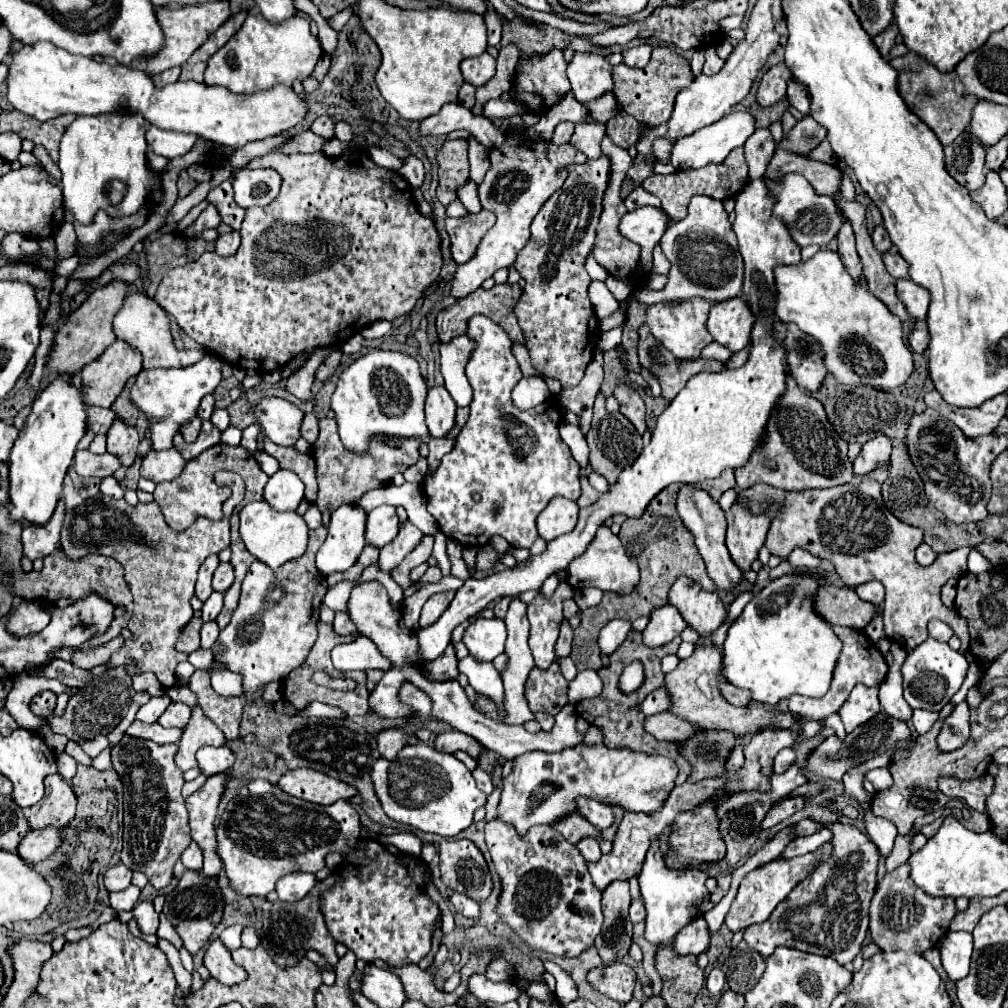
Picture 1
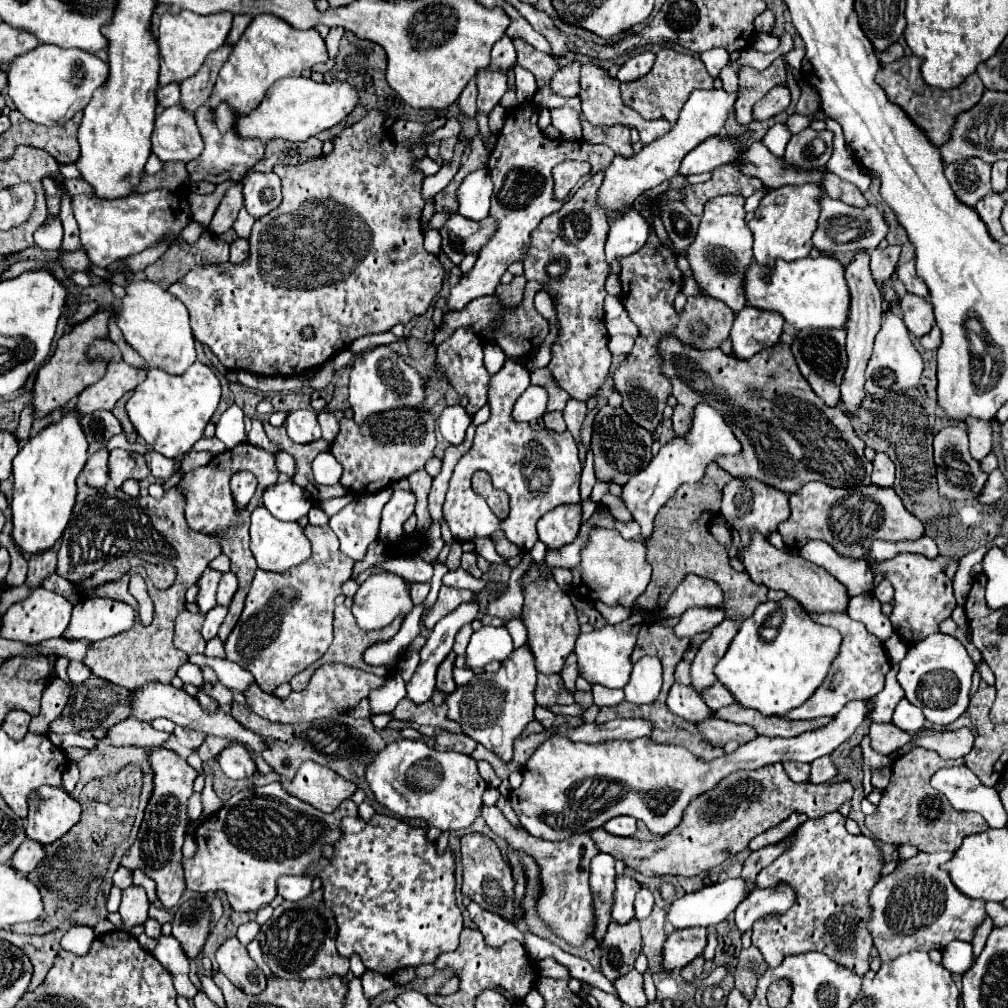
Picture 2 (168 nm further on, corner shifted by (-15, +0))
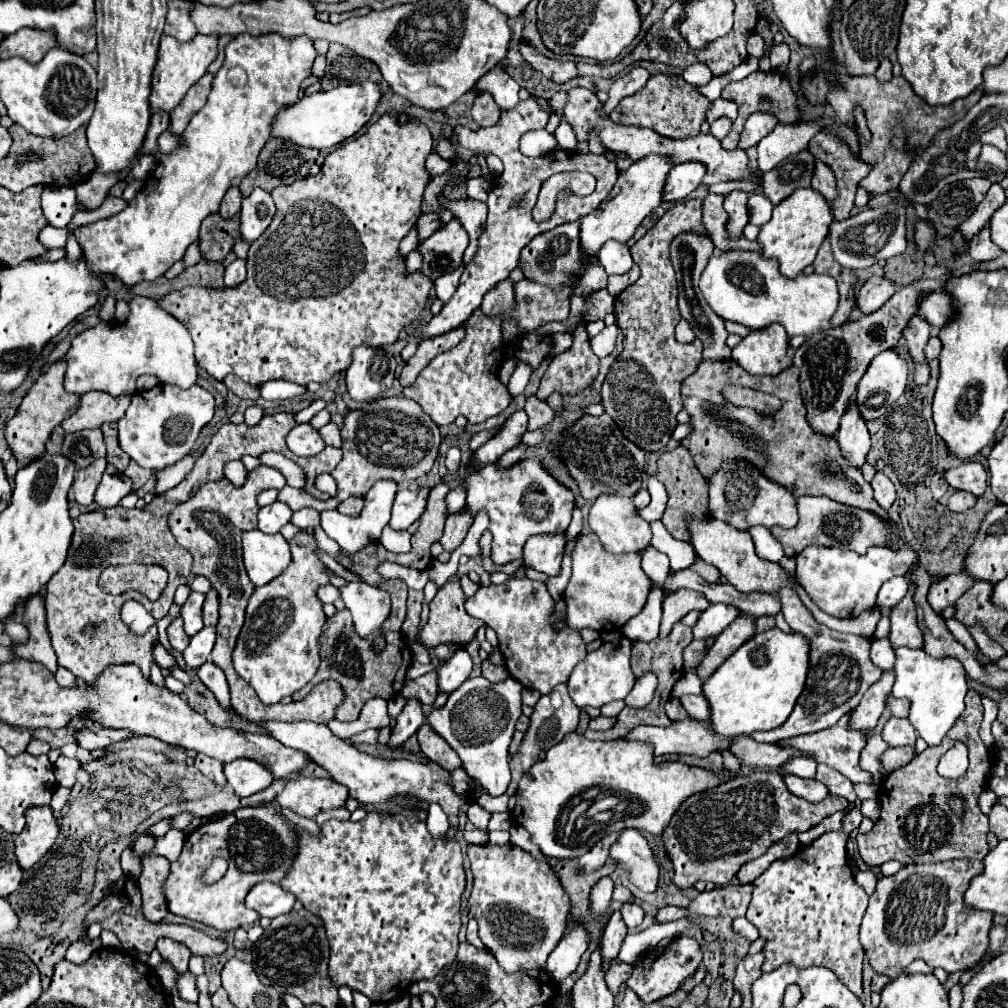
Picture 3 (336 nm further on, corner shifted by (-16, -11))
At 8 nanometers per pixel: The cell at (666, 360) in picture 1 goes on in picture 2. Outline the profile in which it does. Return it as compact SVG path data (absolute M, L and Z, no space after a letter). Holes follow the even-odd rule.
M665 336L659 344L659 354L663 358L663 374L671 380L673 396L677 398L673 414L675 436L685 436L691 430L697 404L709 404L723 412L743 448L741 454L715 460L731 476L753 476L787 494L813 480L837 488L871 484L871 462L863 456L865 442L855 434L839 406L829 408L811 392L789 344L779 342L775 348L741 360L723 354L719 348L699 352Z

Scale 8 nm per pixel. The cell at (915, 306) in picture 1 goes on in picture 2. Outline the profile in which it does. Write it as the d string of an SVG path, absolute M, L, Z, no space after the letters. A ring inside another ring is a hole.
M905 294L899 306L903 312L903 322L913 336L921 338L933 328L933 322L935 322L933 308L931 308L931 302L927 302L925 298L915 294Z

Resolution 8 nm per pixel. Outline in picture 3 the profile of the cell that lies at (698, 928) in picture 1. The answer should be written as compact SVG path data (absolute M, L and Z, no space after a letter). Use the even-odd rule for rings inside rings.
M682 935L682 937L676 937L666 949L662 951L648 951L642 955L642 965L644 969L634 969L632 977L626 981L626 985L638 993L638 997L644 1001L644 1003L652 1003L652 1001L658 1001L670 993L674 993L682 981L686 977L690 977L698 965L702 963L702 951L700 951L700 945L696 943L696 939L688 937L688 935Z

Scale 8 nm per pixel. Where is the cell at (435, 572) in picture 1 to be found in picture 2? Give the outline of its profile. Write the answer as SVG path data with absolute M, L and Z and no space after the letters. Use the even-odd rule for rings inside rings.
M455 540L451 546L449 546L449 556L447 556L447 566L449 566L449 570L455 570L455 568L459 568L459 560L461 560L461 540Z

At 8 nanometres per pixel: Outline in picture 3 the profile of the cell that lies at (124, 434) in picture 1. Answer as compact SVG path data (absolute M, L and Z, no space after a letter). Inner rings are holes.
M108 467L98 489L96 489L96 503L106 509L106 507L116 507L124 495L132 491L132 479L124 477L118 473L114 467Z

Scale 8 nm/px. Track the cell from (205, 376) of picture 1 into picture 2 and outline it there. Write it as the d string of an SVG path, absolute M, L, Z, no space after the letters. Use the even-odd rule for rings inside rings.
M195 362L189 366L189 370L181 376L171 376L163 370L149 370L147 378L133 390L133 396L127 400L127 416L133 424L133 428L137 430L137 434L159 454L163 454L165 458L175 458L179 454L185 454L193 448L193 444L203 436L203 430L209 422L209 418L213 416L213 412L217 410L221 398L221 386L219 386L219 378L215 376L215 372L201 364Z

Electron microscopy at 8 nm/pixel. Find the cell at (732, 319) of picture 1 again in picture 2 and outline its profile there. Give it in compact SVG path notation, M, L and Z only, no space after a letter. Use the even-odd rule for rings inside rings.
M745 306L735 316L731 328L733 354L739 358L751 358L761 350L775 346L783 332L783 322L785 320L779 312Z

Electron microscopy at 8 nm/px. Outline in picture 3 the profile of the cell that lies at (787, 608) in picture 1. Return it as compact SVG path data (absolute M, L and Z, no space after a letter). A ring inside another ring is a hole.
M778 627L748 639L716 673L702 685L712 707L712 729L720 737L750 735L750 731L770 731L780 727L792 713L804 679L808 677L810 643L800 633L784 633Z

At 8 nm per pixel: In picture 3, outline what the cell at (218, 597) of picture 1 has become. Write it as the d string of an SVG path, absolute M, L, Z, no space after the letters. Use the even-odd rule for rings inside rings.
M204 627L202 631L198 631L192 639L188 649L184 651L184 661L190 669L198 669L200 665L204 665L210 659L210 651L214 647L216 641L216 629L214 627Z

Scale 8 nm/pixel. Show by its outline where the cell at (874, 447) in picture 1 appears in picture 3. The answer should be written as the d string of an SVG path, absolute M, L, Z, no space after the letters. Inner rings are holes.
M878 471L874 475L874 479L872 479L872 487L874 487L874 499L878 501L878 505L882 509L890 509L890 505L896 499L896 487L894 487L894 483L882 471Z

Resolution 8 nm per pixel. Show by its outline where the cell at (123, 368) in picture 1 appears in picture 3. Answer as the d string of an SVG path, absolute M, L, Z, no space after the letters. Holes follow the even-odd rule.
M104 391L84 393L80 399L78 411L72 417L64 419L62 427L66 433L76 433L82 429L102 427L102 423L118 421L124 417L130 401L132 401L132 395L112 397Z

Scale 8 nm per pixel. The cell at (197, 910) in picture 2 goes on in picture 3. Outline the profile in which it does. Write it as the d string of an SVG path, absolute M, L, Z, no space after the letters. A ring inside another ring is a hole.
M160 939L158 943L156 943L156 949L160 951L160 955L164 957L164 959L168 959L172 965L174 965L174 969L178 971L178 973L184 973L184 971L188 971L188 961L190 961L190 951L188 951L188 947L186 945L182 945L182 943L178 943L178 941L172 941L172 939Z

